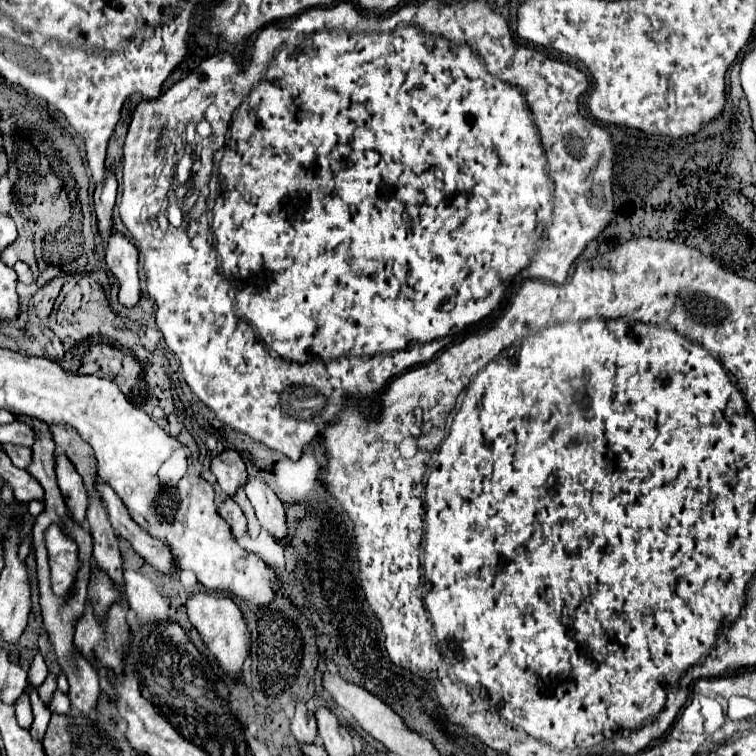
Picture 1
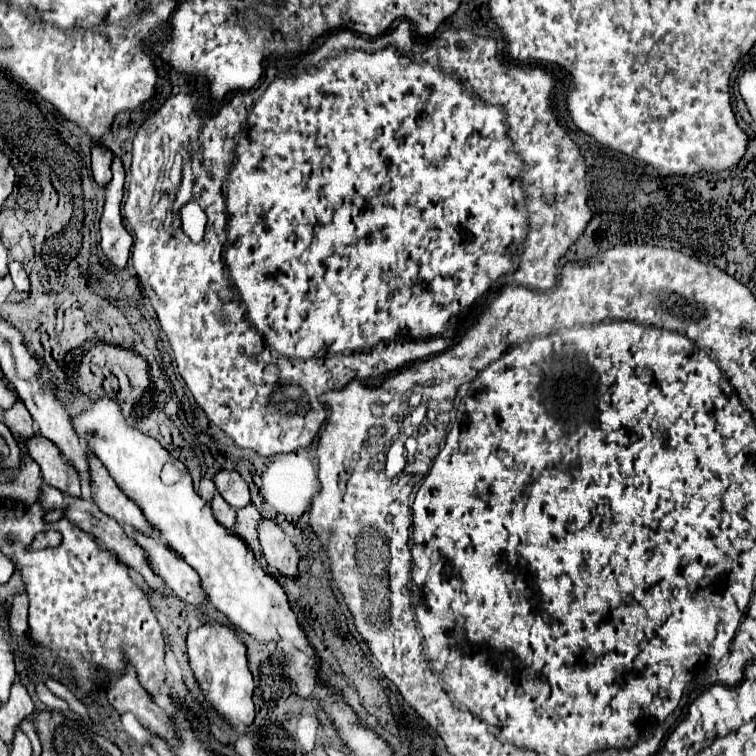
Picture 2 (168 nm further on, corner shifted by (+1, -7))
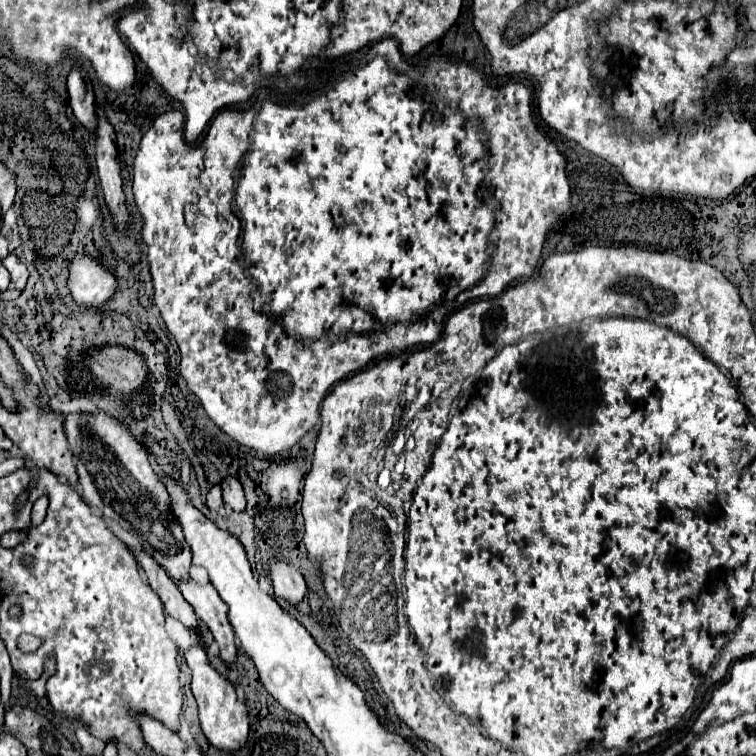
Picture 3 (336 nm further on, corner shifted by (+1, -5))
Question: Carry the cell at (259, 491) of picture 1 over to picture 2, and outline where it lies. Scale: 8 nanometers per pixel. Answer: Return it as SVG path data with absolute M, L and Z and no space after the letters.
M260 518L258 538L260 538L260 546L268 564L274 566L280 574L288 578L296 578L300 556L290 536L274 520Z

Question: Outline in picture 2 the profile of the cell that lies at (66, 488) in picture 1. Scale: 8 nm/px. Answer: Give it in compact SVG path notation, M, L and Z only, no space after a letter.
M34 436L28 440L28 454L38 462L42 470L42 478L48 486L58 488L60 492L72 492L70 496L80 496L80 478L72 466L64 462L58 448L42 436Z

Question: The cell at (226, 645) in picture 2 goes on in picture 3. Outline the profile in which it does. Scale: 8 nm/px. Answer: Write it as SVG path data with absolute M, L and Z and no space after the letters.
M202 646L190 648L186 652L186 662L192 668L192 694L198 704L198 716L200 716L200 726L206 736L206 740L224 752L236 752L246 746L248 740L248 708L244 702L238 700L236 696L236 686L222 674L218 674L210 662L208 654Z

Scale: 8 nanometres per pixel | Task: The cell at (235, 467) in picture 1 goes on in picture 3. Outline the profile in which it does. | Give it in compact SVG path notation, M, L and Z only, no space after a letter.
M232 476L224 478L220 486L224 492L224 504L234 512L244 512L246 498L244 498L244 490L242 490L242 484L238 482L238 478L232 478Z

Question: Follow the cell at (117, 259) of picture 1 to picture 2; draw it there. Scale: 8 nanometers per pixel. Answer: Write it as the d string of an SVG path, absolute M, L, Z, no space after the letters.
M114 158L112 162L112 180L106 186L106 202L104 202L104 214L100 218L100 246L106 254L106 258L116 268L126 268L126 262L130 258L132 250L132 236L122 224L120 214L120 202L122 202L122 188L124 188L124 168L120 158Z

